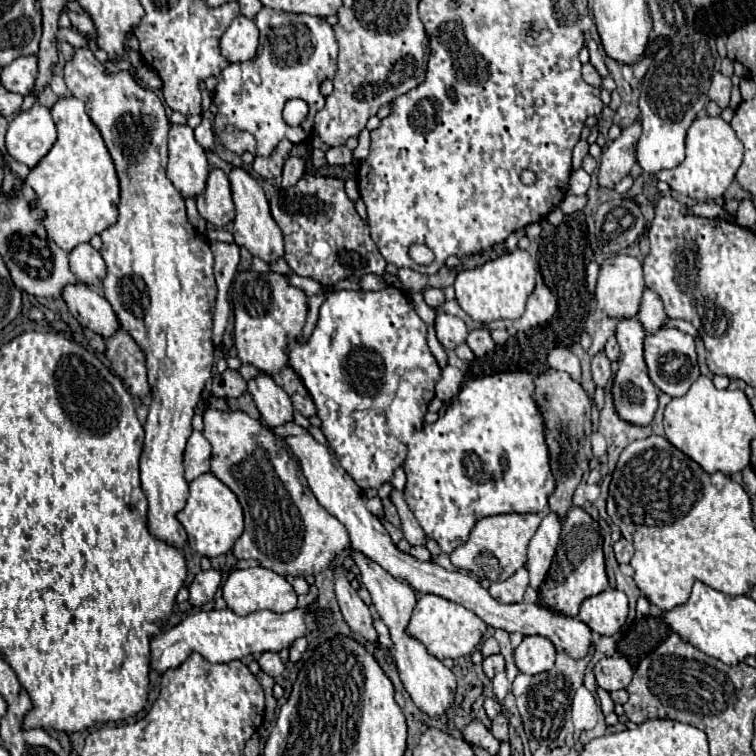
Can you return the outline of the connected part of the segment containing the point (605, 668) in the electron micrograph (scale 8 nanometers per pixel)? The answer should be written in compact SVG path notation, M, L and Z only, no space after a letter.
M612 656L612 658L604 658L594 666L594 674L596 674L596 682L600 688L614 692L620 688L626 688L632 680L632 666L628 664L626 658L622 656Z

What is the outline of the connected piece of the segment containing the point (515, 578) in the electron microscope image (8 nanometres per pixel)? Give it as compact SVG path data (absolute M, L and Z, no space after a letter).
M520 568L510 578L492 582L488 590L490 590L492 598L498 598L498 602L502 602L502 604L516 604L516 602L524 600L526 586L528 586L528 570Z

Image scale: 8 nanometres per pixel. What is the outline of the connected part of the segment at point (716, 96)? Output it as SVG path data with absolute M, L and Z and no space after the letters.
M718 72L718 74L714 74L714 78L712 78L710 90L708 90L708 98L714 100L720 108L726 108L728 102L730 102L730 90L732 90L730 78L726 78L726 76L722 76L722 74Z

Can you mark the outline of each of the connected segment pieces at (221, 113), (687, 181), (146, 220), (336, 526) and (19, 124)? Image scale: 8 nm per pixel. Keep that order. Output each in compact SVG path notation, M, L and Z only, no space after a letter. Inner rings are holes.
M264 6L256 14L256 26L260 30L260 50L254 58L254 68L260 74L260 84L254 84L250 80L242 82L240 64L228 64L222 70L214 90L214 104L218 106L214 118L214 134L226 150L234 150L238 134L250 132L256 138L256 154L268 158L282 138L290 140L292 144L300 144L310 136L314 116L324 106L320 82L336 74L338 46L332 26L318 16L288 14ZM290 98L302 98L310 104L308 118L296 128L290 128L282 120L282 108Z
M700 116L692 122L688 134L686 134L686 158L682 164L670 170L660 170L655 178L664 180L674 192L686 194L688 198L694 198L698 202L710 202L720 198L730 182L736 176L738 166L742 164L744 146L736 138L734 130L728 122L724 122L720 116Z
M78 48L74 58L66 62L64 80L70 94L84 102L90 120L100 130L120 180L118 222L100 234L104 242L100 254L108 264L104 296L122 328L144 348L148 358L152 404L140 456L140 482L148 498L146 526L154 538L184 548L188 538L176 520L176 512L188 498L182 454L192 432L190 422L214 366L214 256L208 242L188 222L184 200L166 178L170 120L156 92L142 88L128 70L106 76L88 48Z
M214 410L204 412L204 430L202 434L212 446L210 468L212 474L222 480L238 498L244 510L244 532L234 542L232 554L236 560L256 560L262 568L268 568L282 578L286 576L316 576L332 566L332 562L344 554L350 546L346 528L328 514L318 500L314 498L290 446L278 436L274 436L260 420L250 418L242 410Z
M34 104L28 112L12 118L6 132L6 148L10 156L28 168L34 168L54 146L56 126L46 106Z

